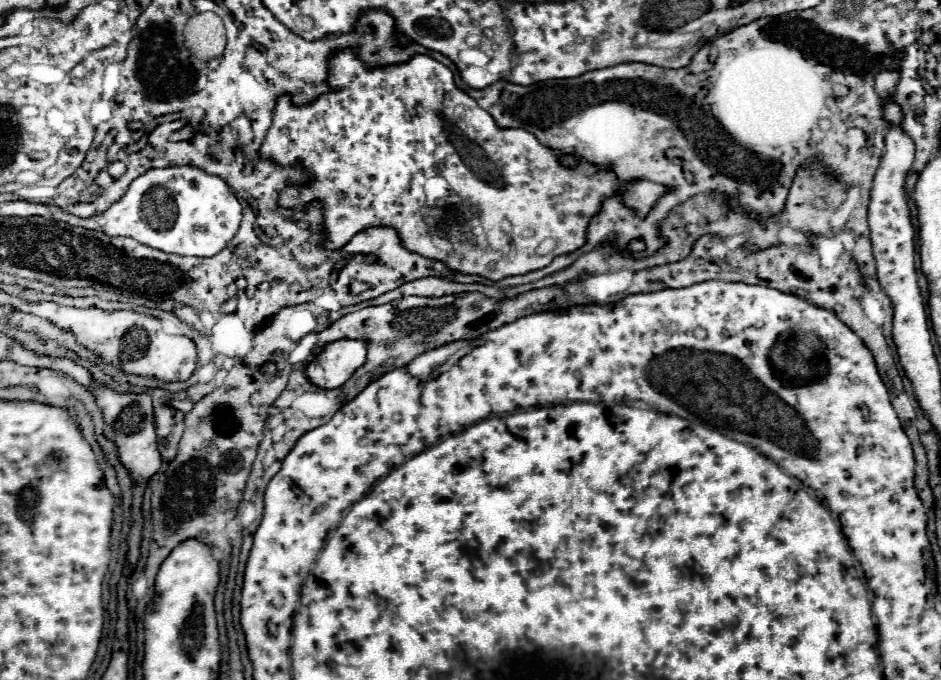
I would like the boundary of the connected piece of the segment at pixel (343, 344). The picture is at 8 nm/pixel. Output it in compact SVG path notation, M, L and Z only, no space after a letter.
M336 340L306 366L304 374L316 388L336 390L366 362L366 354L360 340Z

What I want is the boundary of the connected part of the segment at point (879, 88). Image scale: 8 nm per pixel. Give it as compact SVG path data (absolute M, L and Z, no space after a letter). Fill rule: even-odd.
M880 72L876 74L876 92L880 96L890 96L896 86L896 72Z

